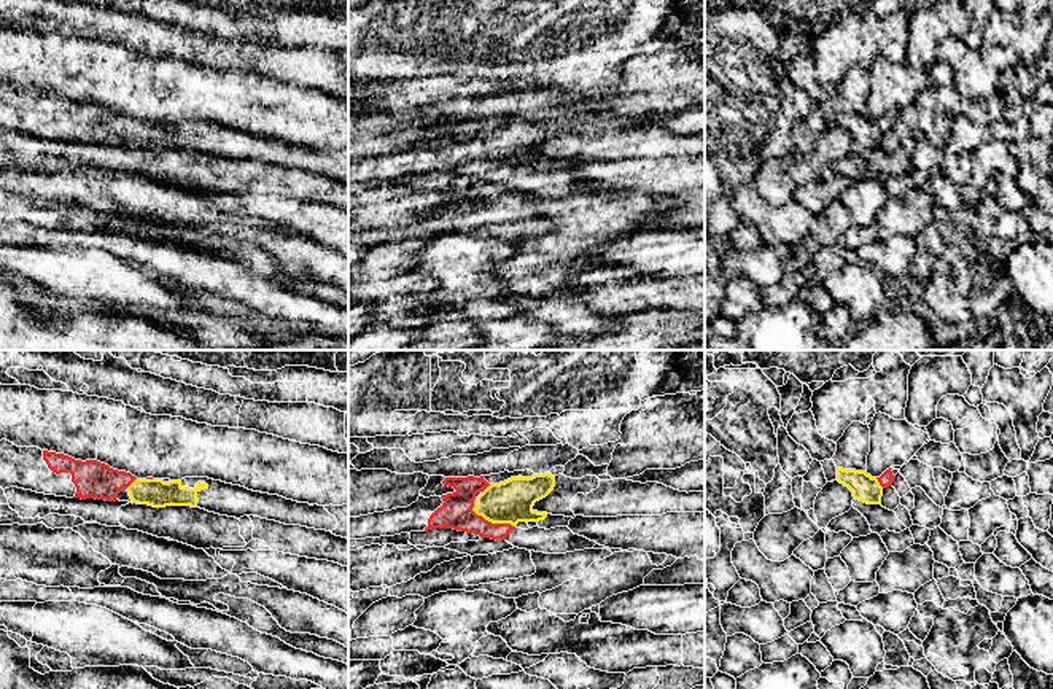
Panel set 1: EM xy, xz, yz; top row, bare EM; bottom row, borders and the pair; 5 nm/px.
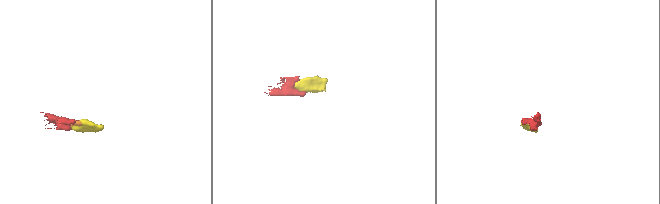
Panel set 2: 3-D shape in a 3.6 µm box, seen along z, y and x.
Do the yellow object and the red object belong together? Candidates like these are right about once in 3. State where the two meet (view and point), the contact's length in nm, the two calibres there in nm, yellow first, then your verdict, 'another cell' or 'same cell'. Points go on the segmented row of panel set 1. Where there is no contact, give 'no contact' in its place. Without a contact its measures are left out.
meets yellow in xz at (489, 521); contact 240 nm long; 220 nm thick on the yellow side, 160 nm on the other; same cell

